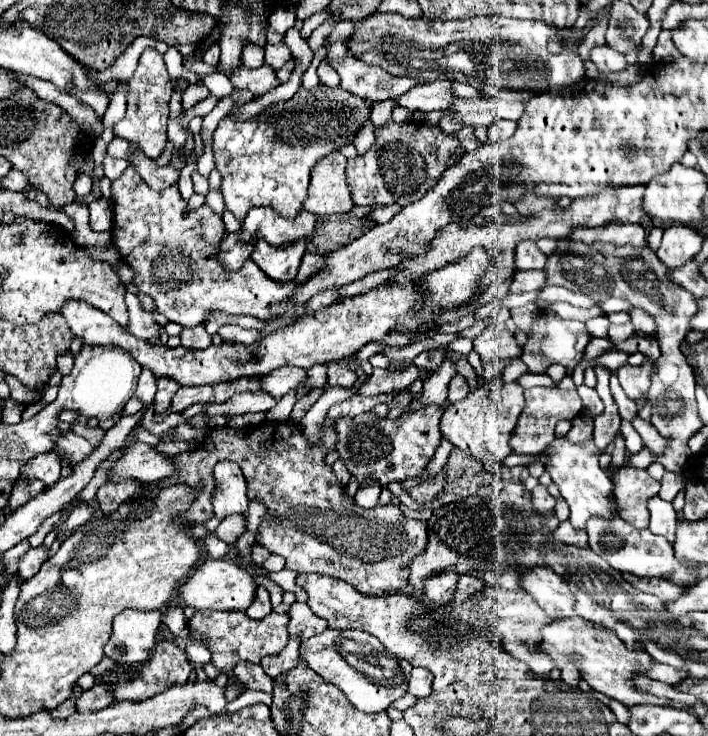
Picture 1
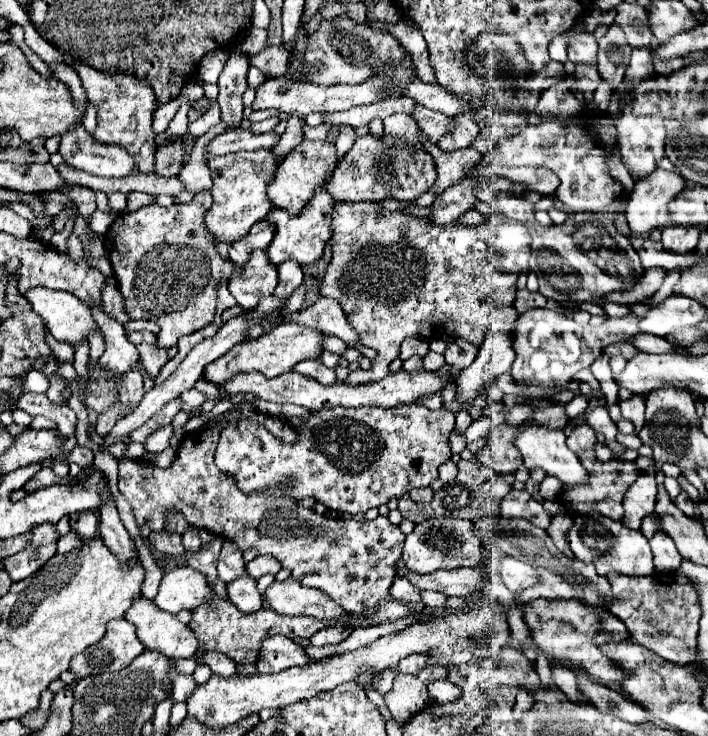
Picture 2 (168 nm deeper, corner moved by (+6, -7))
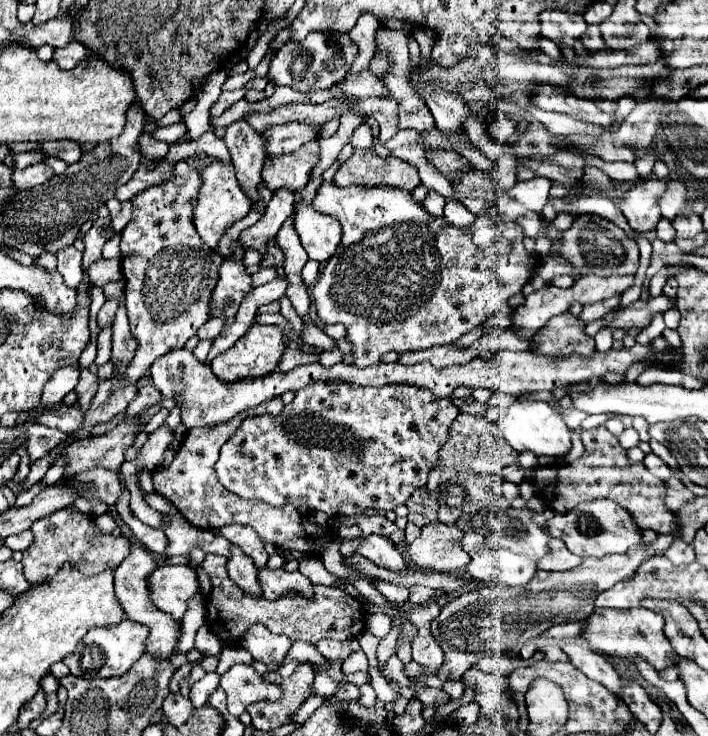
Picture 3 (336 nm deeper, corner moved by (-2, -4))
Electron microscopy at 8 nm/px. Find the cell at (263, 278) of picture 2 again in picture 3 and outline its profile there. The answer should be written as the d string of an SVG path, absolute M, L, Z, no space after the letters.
M224 259L220 267L220 279L212 293L212 317L228 319L236 315L242 299L252 291L252 277L242 261Z

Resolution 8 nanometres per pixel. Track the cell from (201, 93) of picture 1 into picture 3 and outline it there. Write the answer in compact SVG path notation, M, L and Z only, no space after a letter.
M178 121L178 123L174 123L174 125L168 125L168 127L160 127L160 129L156 129L152 135L156 137L156 139L160 139L160 141L166 141L166 143L178 143L178 141L182 141L184 137L186 137L186 123L184 121Z

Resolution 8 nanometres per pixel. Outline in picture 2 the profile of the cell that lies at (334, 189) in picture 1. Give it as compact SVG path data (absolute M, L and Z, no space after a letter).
M304 140L300 146L296 146L292 152L288 152L282 158L282 162L278 164L274 180L268 184L268 190L266 190L268 198L274 206L286 208L288 212L296 214L296 212L300 212L300 208L304 208L304 204L308 204L316 184L324 184L324 180L328 180L332 176L334 168L336 168L334 144Z

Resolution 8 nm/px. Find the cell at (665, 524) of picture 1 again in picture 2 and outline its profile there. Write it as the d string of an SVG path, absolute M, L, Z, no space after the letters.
M656 532L656 536L650 540L650 546L654 554L654 566L658 572L674 572L680 566L682 556L676 552L676 546L672 544L672 540L668 540L668 536Z

